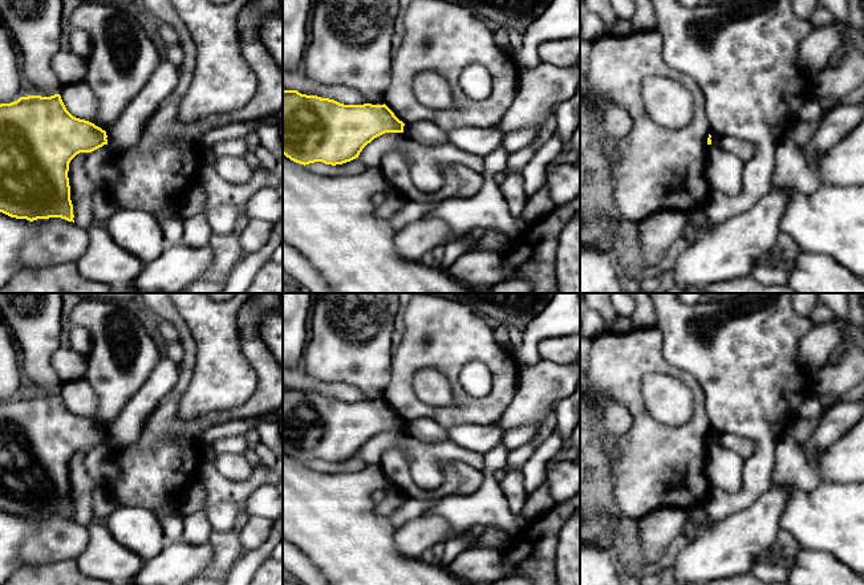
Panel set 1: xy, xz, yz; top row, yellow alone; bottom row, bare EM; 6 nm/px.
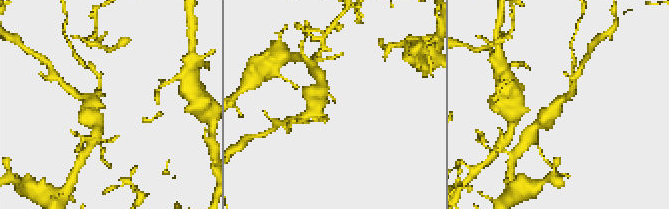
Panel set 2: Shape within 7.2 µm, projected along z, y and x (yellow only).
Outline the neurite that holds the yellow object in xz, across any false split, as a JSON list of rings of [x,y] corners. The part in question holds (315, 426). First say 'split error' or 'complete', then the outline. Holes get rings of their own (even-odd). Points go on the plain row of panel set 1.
complete | [[[283,387],[283,451],[300,462],[342,462],[358,455],[362,446],[385,430],[403,430],[405,421],[384,402],[344,402],[334,397]]]

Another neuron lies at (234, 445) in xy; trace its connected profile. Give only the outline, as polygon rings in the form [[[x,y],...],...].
[[[230,436],[230,438],[222,438],[222,439],[218,439],[212,443],[212,447],[214,447],[214,451],[215,451],[215,455],[222,455],[222,454],[242,454],[244,455],[246,451],[248,448],[251,448],[244,436]]]

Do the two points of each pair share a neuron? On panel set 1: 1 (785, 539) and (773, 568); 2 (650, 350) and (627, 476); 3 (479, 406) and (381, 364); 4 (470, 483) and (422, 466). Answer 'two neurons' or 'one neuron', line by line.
1: one neuron
2: one neuron
3: two neurons
4: two neurons

